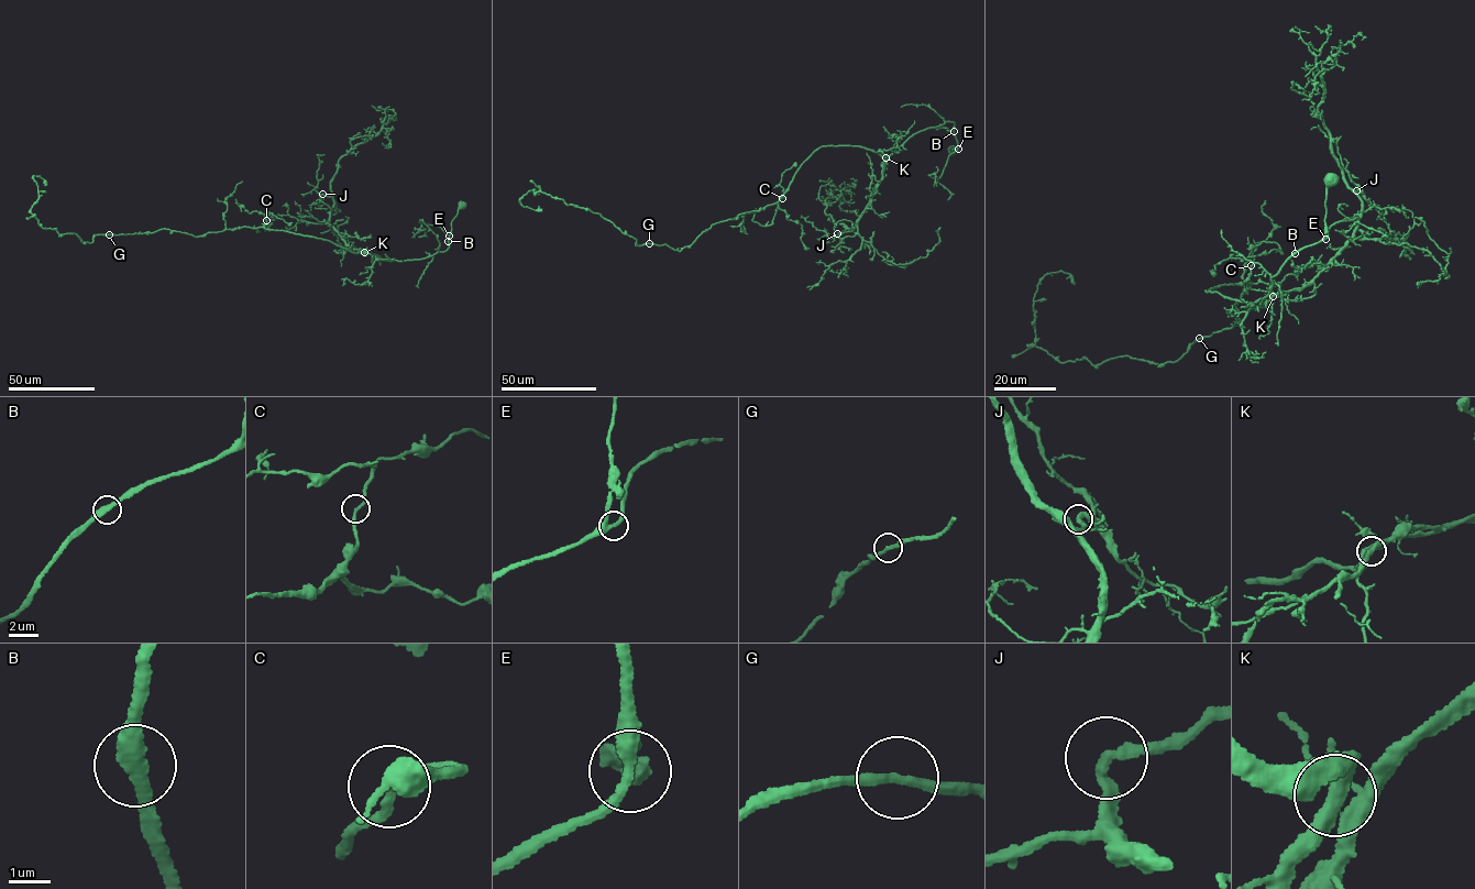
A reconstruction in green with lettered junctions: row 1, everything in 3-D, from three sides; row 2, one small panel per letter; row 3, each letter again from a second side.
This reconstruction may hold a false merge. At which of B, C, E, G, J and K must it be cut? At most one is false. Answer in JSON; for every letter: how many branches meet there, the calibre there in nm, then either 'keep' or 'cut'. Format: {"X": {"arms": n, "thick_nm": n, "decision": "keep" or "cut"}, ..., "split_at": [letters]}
{"B": {"arms": 2, "thick_nm": 360, "decision": "keep"}, "C": {"arms": 2, "thick_nm": 220, "decision": "keep"}, "E": {"arms": 3, "thick_nm": 280, "decision": "keep"}, "G": {"arms": 2, "thick_nm": 220, "decision": "keep"}, "J": {"arms": 2, "thick_nm": 280, "decision": "keep"}, "K": {"arms": 3, "thick_nm": 360, "decision": "keep"}, "split_at": []}

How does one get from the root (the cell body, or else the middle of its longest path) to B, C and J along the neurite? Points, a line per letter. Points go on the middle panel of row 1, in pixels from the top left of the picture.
B: (951, 150), (958, 147), (954, 131)
C: (951, 150), (955, 124), (945, 121), (887, 158), (859, 146), (822, 145), (782, 198)
J: (951, 150), (958, 147), (953, 122), (945, 121), (911, 135), (888, 157), (882, 179), (855, 229), (838, 233)

